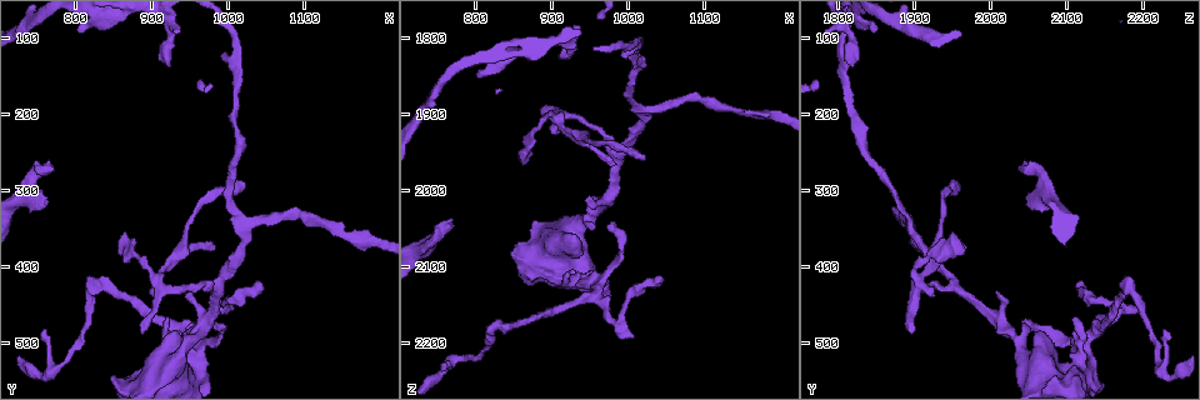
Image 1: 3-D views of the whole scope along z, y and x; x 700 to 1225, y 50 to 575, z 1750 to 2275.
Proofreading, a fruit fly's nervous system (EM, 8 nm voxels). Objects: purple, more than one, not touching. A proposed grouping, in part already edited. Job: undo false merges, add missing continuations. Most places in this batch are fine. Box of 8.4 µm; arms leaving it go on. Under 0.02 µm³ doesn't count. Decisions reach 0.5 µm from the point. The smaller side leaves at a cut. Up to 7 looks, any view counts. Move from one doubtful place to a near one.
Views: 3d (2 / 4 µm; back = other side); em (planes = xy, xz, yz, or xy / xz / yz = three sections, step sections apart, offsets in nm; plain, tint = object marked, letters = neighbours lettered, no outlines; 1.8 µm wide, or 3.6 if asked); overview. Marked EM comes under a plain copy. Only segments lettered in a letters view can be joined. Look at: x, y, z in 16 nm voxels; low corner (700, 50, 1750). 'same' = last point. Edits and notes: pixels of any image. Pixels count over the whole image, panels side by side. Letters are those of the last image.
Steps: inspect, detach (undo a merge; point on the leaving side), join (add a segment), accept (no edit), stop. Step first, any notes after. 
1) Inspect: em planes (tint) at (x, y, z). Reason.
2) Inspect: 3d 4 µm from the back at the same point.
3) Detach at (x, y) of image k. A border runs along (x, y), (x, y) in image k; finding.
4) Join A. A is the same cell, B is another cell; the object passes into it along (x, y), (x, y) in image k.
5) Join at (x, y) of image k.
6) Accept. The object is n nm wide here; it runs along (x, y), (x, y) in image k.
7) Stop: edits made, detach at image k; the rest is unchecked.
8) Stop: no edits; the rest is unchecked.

Inspect: em xz step 8 (letters) at (1045, 420, 2115). Thin end.

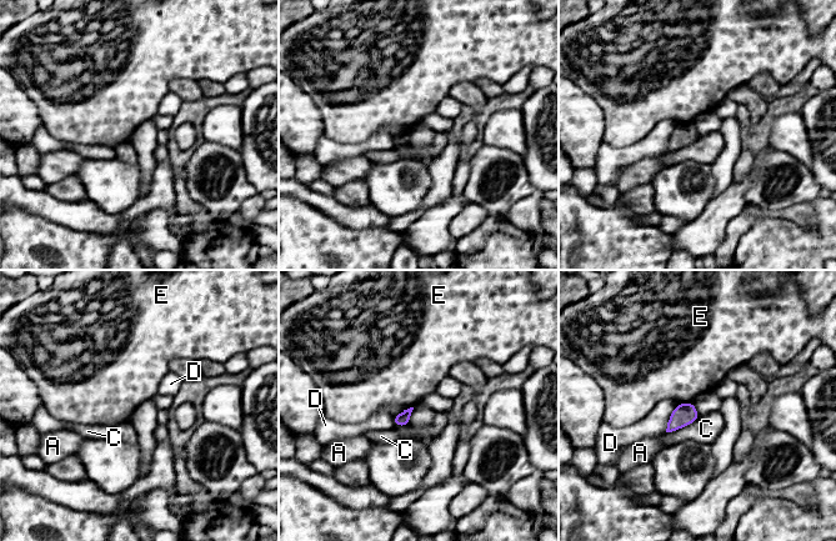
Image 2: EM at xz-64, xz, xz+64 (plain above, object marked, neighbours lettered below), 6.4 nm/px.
Accept. A, C, D and E are other cells; a border runs along (413, 406), (394, 416) in image 2; no lettered segment goes on from it.

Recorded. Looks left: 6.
Inspect: 3d 2 µm at (920, 465, 2115). Free end.

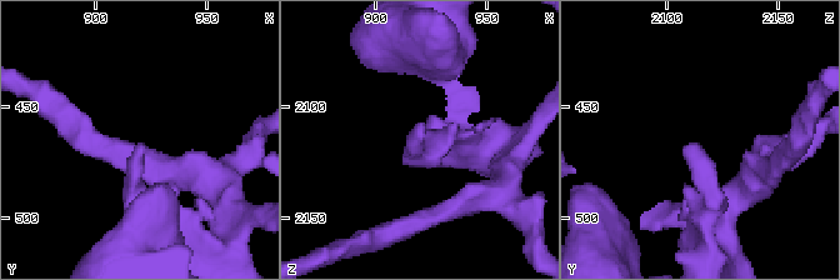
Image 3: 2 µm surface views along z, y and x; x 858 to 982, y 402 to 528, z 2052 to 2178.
Inspect: em xy step 4 (letters) at (920, 465, 2113).

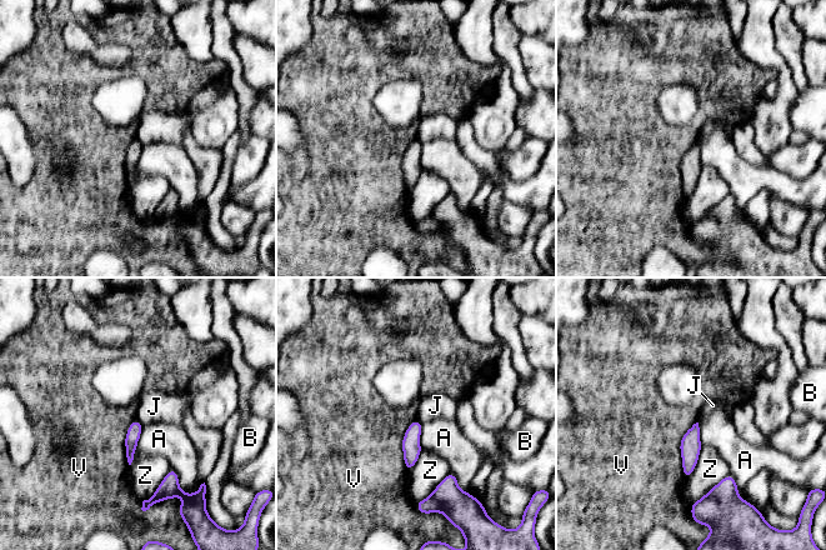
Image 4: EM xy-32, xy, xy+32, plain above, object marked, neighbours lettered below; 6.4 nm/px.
Inspect: em planes (letters) at the same point. Another direction.

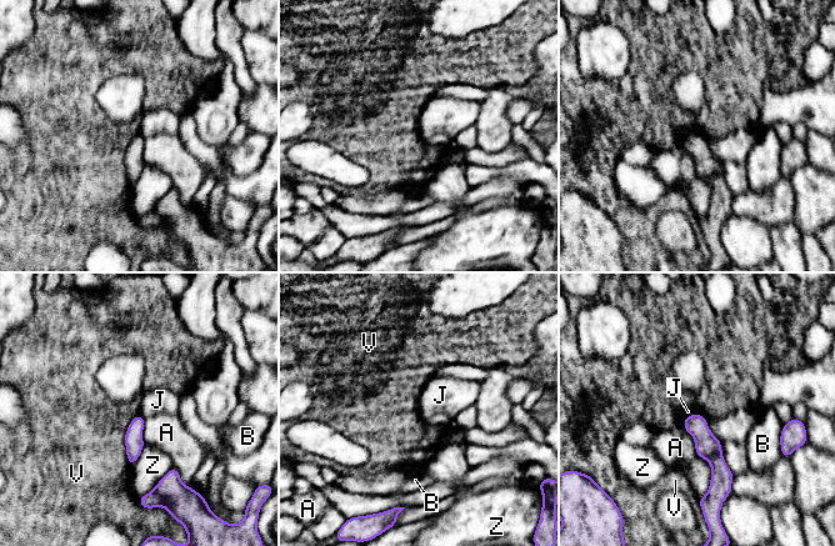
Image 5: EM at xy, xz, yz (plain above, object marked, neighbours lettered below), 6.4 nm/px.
Accept. The object is 110 nm wide here; A, B, J, V and Z are other cells; a border runs along (139, 412), (125, 432), (130, 466) in image 5; no lettered segment goes on from it.

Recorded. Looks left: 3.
Inspect: 3d 4 µm at (925, 135, 1820). Free end.

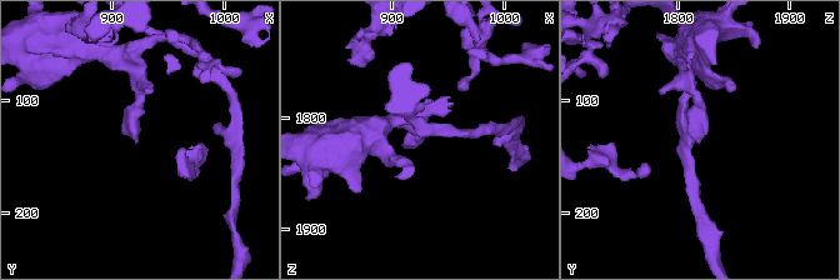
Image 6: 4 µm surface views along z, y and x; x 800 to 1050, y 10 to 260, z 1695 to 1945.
Inspect: em planes (letters) at (922, 136, 1822). Need the tissue.

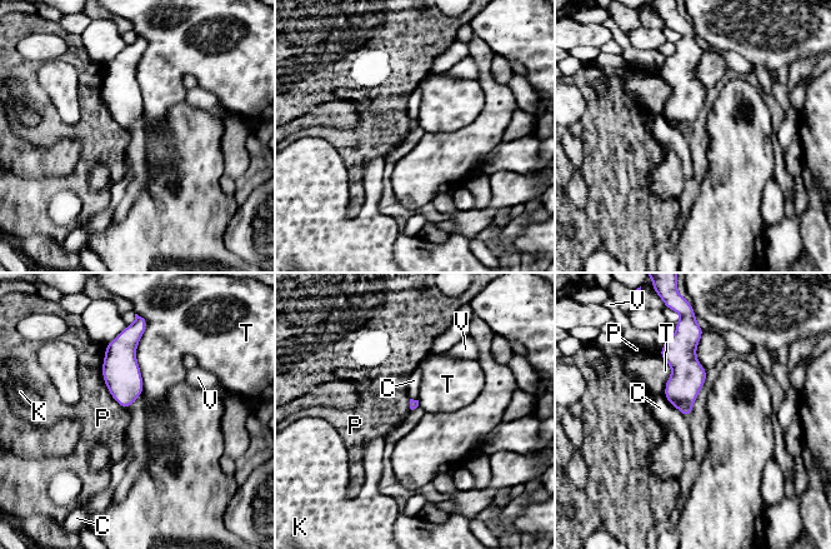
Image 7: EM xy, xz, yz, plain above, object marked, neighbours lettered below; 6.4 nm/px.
Accept. C, K, P, T and V are other cells; a border runs along (104, 347), (104, 384), (125, 409) in image 7; none of them fits.

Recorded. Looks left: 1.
Stop: no edits; the rest is unchecked.

